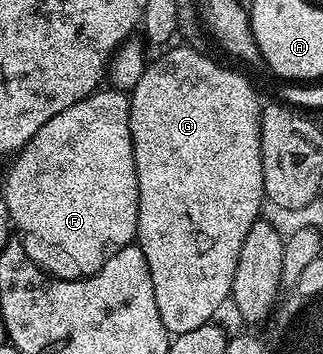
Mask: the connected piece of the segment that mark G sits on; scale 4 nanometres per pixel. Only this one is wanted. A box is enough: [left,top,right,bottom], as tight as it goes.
[130,44,266,336]

